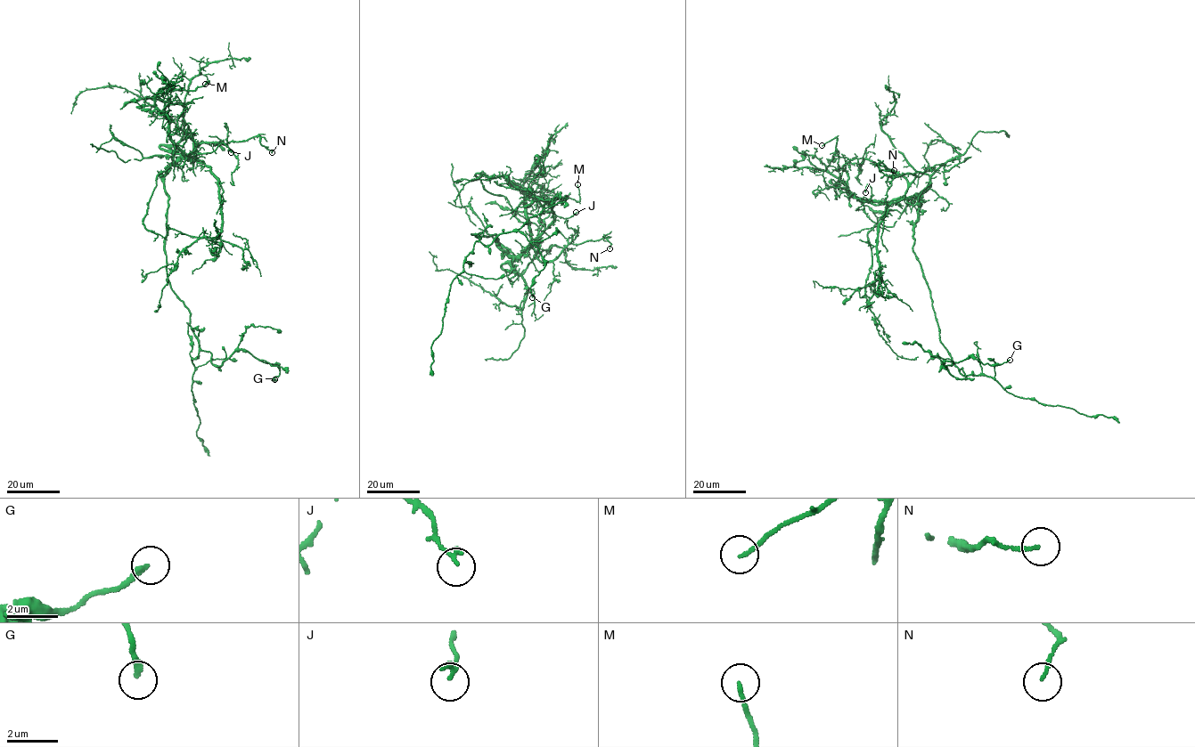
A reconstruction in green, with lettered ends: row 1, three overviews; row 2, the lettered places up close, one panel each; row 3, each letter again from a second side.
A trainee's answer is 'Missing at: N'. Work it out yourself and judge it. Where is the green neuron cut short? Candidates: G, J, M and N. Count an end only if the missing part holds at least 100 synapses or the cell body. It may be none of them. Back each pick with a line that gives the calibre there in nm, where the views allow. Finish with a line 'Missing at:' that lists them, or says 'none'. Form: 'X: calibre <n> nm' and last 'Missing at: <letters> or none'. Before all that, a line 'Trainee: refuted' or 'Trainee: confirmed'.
Trainee: refuted
Missing at: none

